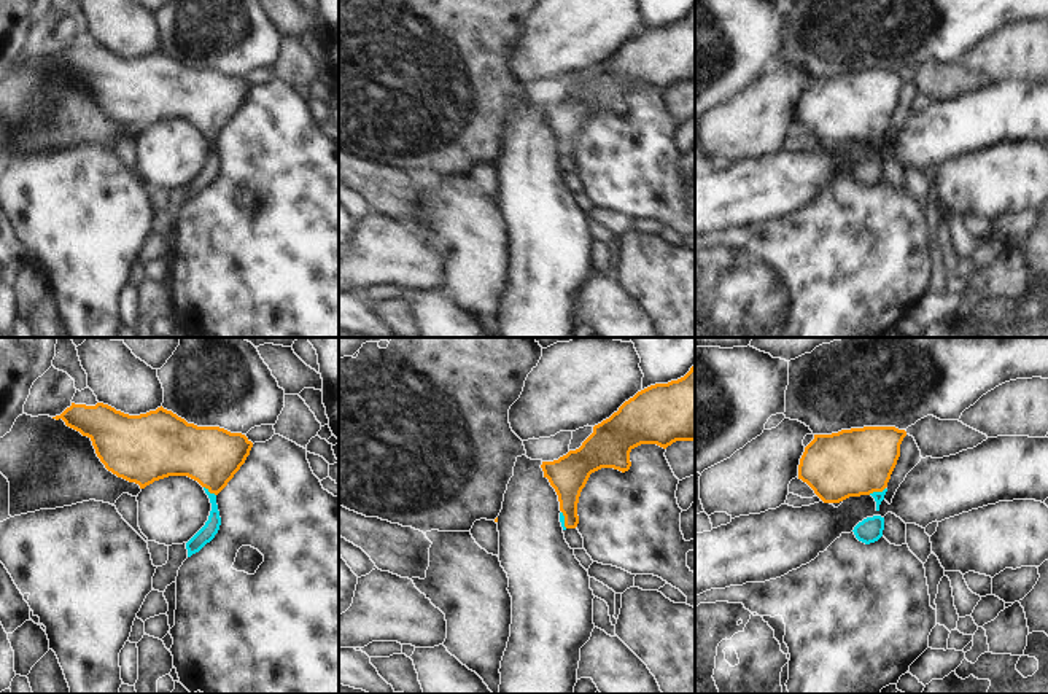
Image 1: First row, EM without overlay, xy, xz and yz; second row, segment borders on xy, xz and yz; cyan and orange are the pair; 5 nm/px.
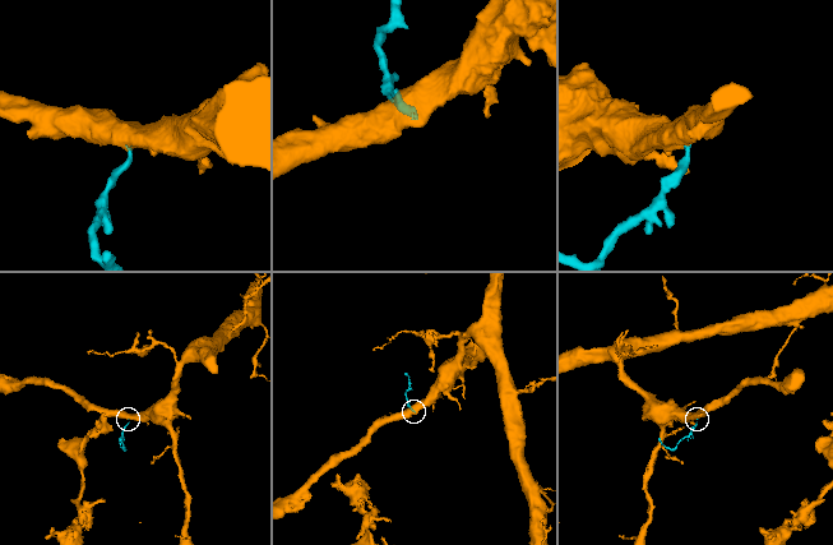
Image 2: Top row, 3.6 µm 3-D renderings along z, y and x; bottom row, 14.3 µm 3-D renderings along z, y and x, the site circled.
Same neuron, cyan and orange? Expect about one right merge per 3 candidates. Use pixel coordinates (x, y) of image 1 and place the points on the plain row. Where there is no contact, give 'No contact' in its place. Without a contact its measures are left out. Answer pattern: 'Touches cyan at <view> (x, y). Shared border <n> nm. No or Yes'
Touches cyan at yz (877, 136). Shared border 90 nm. Yes

